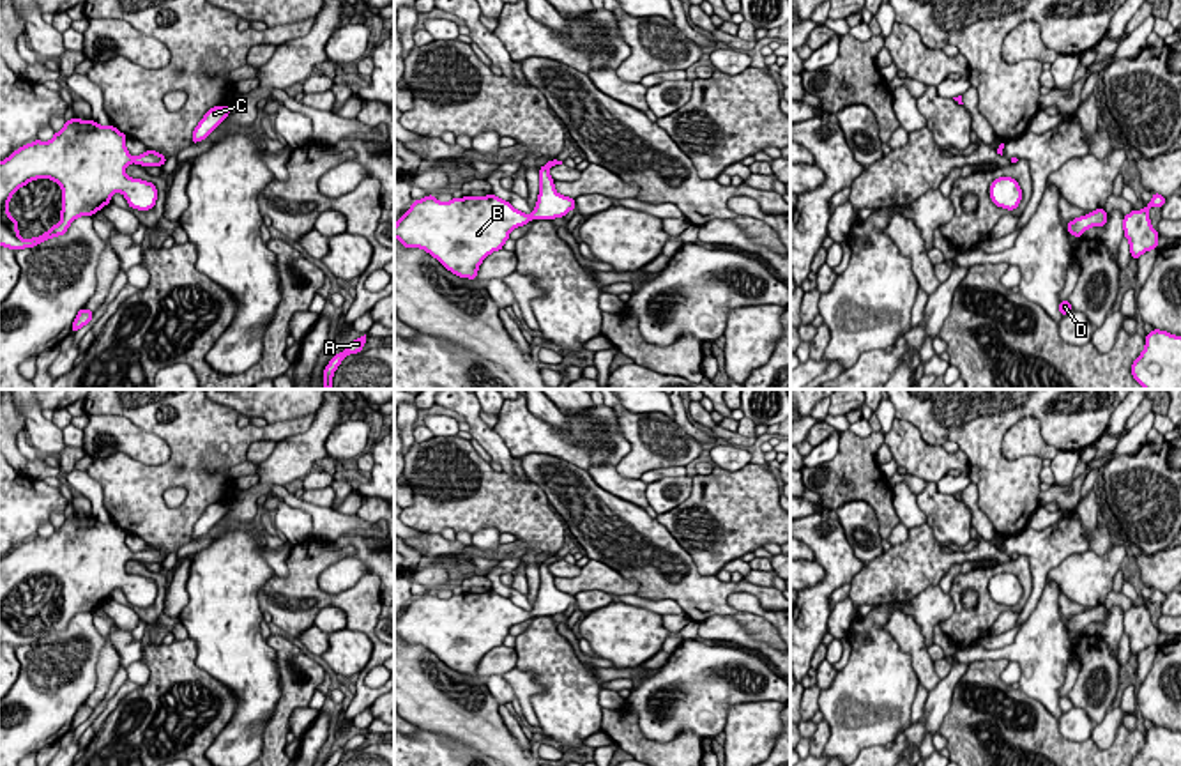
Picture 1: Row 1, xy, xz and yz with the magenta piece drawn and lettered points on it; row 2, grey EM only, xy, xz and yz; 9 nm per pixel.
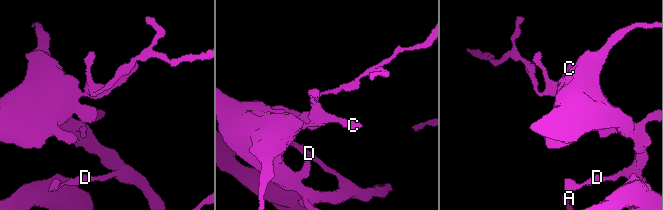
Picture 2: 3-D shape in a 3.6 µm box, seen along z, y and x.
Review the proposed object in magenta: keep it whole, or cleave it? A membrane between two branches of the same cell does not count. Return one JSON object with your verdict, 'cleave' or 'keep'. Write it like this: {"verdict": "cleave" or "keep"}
{"verdict": "keep"}

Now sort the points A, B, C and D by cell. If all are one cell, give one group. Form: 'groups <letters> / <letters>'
groups A B C D

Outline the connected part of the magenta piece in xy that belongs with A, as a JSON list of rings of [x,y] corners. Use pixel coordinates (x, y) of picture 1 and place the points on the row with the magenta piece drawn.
[[[366,334],[350,341],[343,352],[336,354],[329,361],[329,364],[324,368],[324,387],[325,389],[332,389],[332,375],[334,375],[336,368],[341,364],[343,357],[348,356],[348,354],[361,352],[364,343],[366,343]]]

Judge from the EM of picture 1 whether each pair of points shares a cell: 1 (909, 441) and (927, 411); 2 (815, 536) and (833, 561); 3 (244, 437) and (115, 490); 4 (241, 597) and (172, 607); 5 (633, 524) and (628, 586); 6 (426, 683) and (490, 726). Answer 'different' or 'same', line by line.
1: different
2: same
3: same
4: different
5: different
6: same

